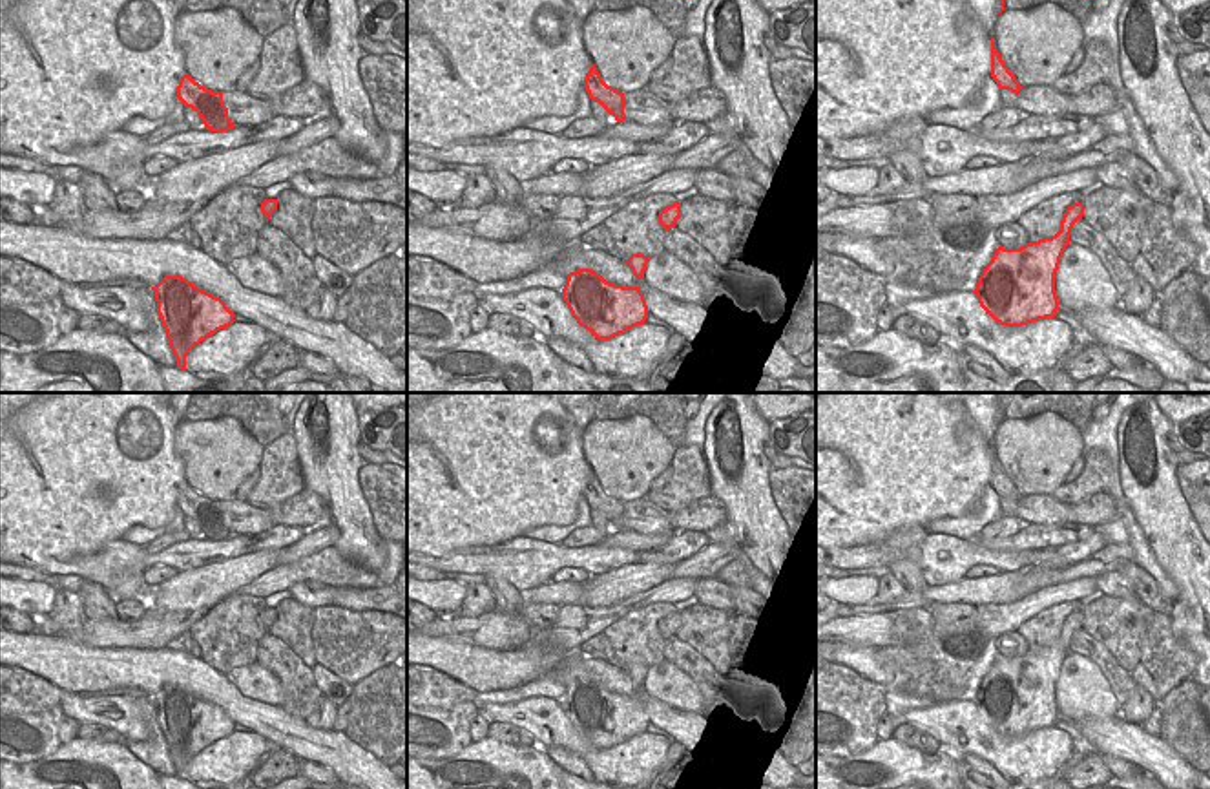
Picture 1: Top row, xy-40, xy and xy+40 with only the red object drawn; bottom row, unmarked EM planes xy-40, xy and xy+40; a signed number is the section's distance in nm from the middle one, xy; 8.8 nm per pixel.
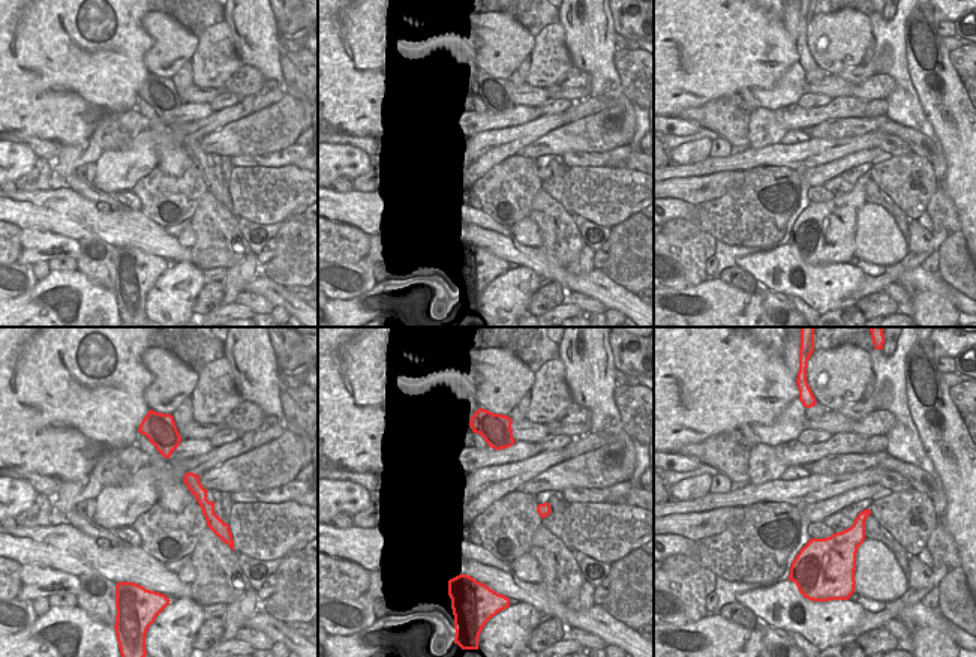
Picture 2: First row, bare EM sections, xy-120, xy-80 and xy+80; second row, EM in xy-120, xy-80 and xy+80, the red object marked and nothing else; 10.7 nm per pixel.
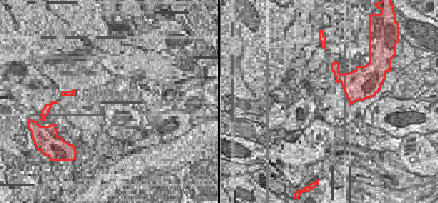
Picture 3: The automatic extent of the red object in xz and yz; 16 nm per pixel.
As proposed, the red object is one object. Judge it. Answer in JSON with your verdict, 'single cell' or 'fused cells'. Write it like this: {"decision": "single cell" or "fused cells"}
{"decision": "fused cells"}

